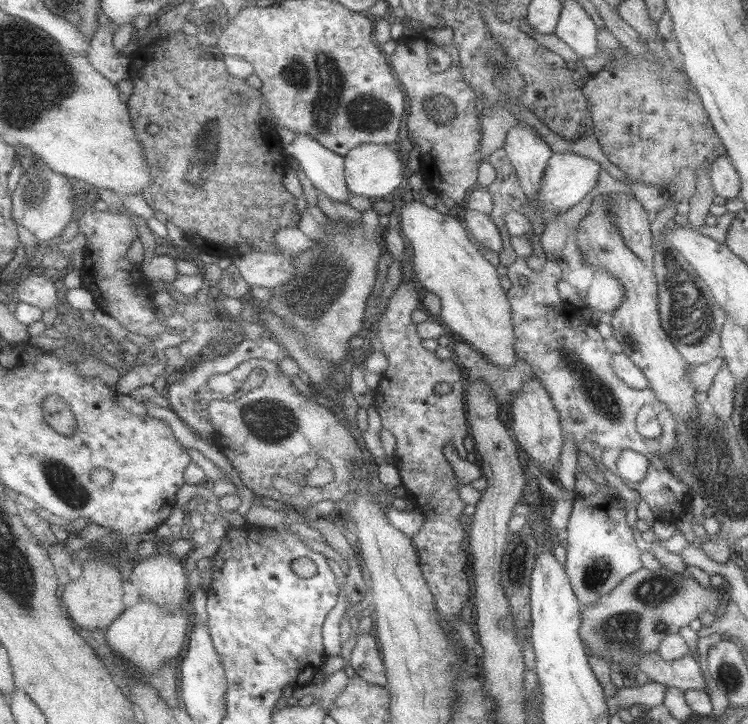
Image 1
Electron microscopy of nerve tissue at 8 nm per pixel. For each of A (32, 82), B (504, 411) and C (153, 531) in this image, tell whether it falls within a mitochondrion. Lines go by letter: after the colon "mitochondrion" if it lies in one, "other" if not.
A: mitochondrion
B: other
C: other

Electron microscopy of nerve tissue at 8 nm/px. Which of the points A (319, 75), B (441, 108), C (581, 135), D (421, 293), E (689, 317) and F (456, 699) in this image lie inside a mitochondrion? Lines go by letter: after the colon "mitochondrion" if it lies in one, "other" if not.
A: mitochondrion
B: mitochondrion
C: other
D: other
E: mitochondrion
F: other

